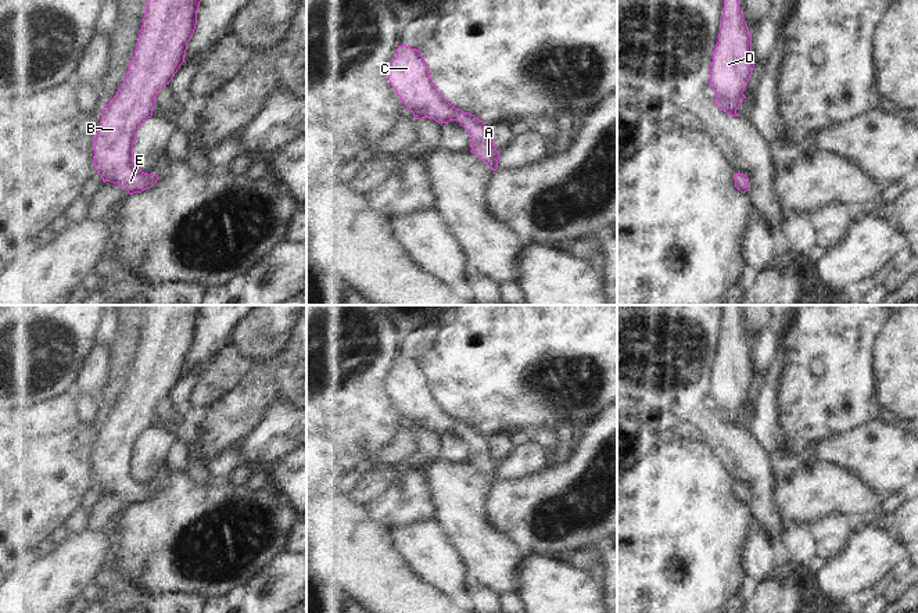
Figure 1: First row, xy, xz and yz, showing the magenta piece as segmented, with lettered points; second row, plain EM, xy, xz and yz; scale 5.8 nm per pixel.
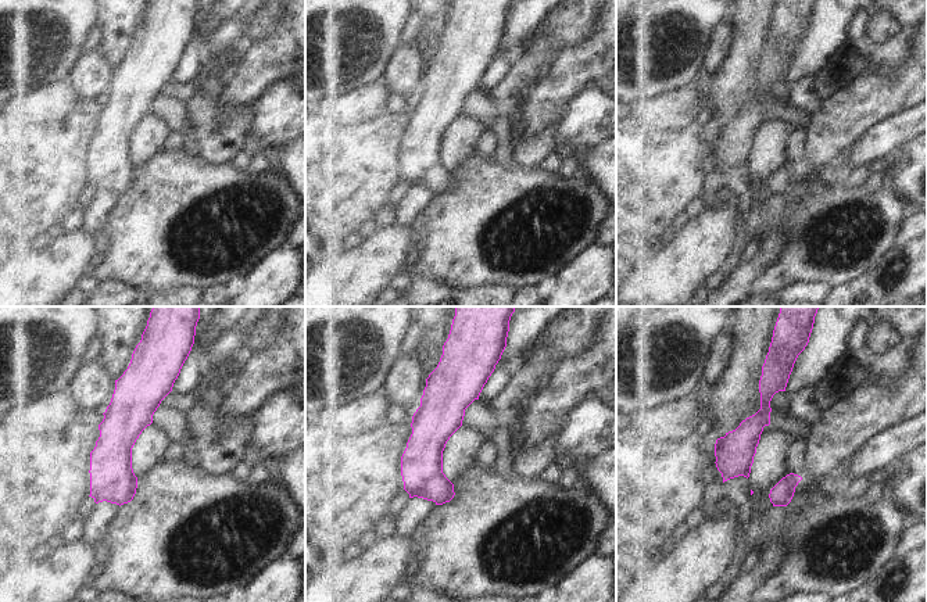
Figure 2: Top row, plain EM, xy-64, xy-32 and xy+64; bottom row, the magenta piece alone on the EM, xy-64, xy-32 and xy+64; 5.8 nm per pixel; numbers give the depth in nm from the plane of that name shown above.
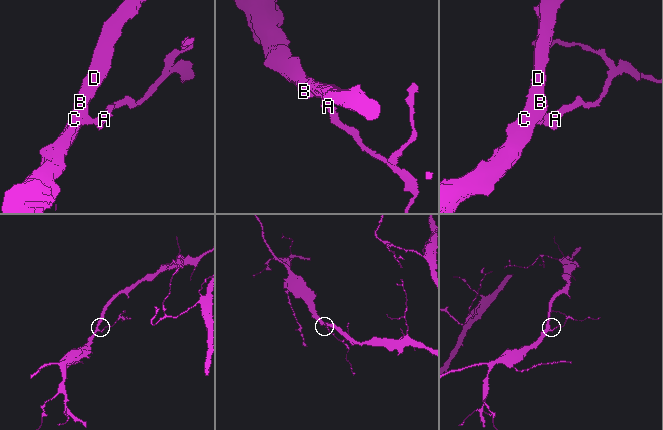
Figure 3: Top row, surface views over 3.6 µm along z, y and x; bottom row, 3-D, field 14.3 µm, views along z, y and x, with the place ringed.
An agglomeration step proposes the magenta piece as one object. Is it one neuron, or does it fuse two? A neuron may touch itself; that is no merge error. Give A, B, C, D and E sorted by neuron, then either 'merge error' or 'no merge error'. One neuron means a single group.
groups A B C D E; no merge error

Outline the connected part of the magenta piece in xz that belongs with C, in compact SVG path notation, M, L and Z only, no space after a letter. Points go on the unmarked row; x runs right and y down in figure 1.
M398 356L388 380L388 391L416 430L431 429L438 434L459 431L471 447L471 463L492 481L498 480L499 462L494 456L490 438L469 423L449 415L437 401L420 361Z

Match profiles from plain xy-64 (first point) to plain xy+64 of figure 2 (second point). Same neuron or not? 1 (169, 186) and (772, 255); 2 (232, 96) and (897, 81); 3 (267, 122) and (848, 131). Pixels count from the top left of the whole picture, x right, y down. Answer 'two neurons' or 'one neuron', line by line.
1: two neurons
2: one neuron
3: two neurons

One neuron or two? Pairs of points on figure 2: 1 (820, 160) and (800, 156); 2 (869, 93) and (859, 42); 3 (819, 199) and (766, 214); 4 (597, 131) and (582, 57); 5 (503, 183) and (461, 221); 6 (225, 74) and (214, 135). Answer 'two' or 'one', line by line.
1: two
2: two
3: one
4: two
5: one
6: one

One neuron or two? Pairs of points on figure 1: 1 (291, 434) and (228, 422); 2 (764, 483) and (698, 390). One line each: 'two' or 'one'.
1: two
2: one

